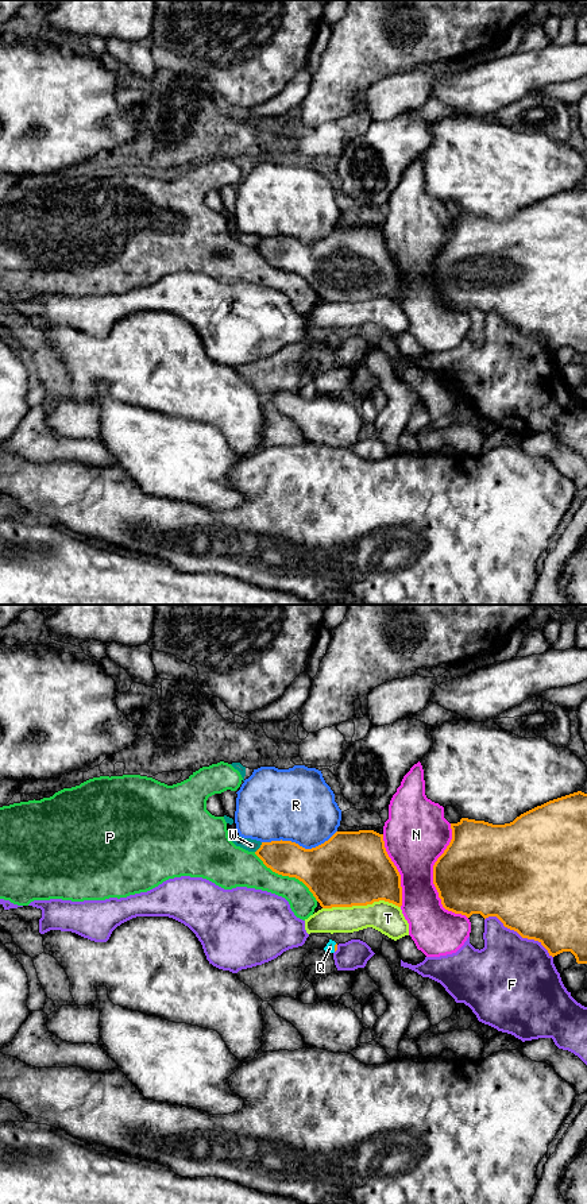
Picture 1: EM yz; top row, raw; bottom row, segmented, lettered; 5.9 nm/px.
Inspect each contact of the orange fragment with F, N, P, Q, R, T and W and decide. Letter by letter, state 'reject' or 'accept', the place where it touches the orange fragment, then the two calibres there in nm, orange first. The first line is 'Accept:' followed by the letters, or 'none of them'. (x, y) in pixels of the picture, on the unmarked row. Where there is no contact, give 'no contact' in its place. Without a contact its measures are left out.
Accept: Q
F: reject; contact yz (520, 330); calibres 500 and 480 nm
N: reject; contact yz (433, 273); calibres 460 and 340 nm
P: reject; contact yz (286, 270); calibres 320 and 200 nm
Q: accept; contact yz (335, 343); calibres 20 and 60 nm
R: reject; contact yz (298, 240); calibres 340 and 440 nm
T: reject; contact yz (360, 300); calibres 440 and 190 nm
W: reject; contact yz (259, 243); calibres 200 and 80 nm

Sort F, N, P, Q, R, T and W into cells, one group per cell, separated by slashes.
F / N / P / Q / R / T / W

